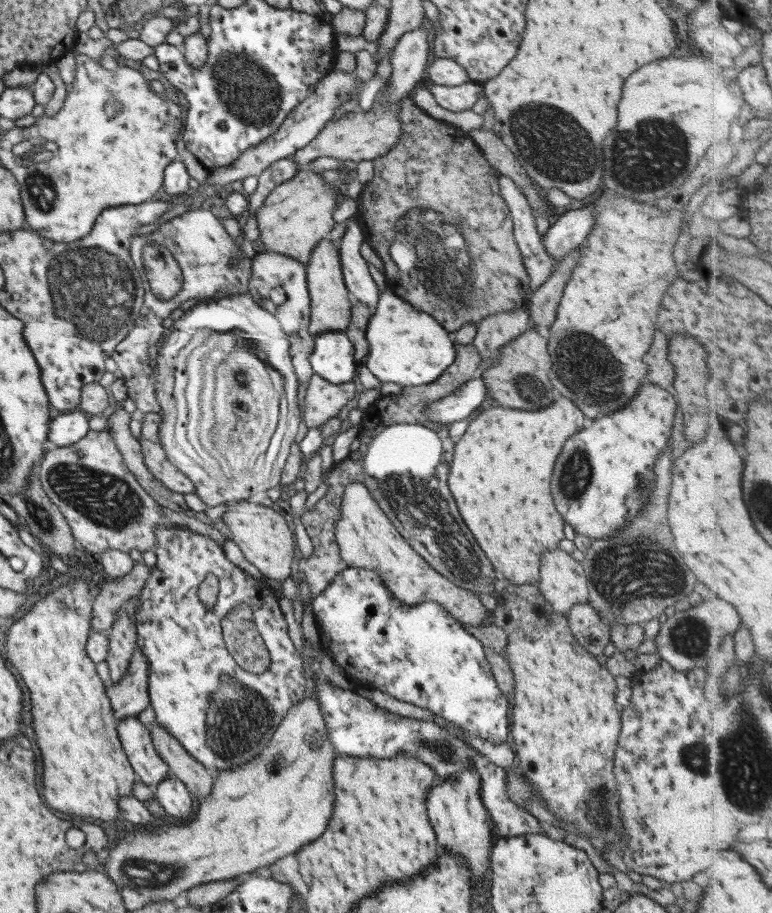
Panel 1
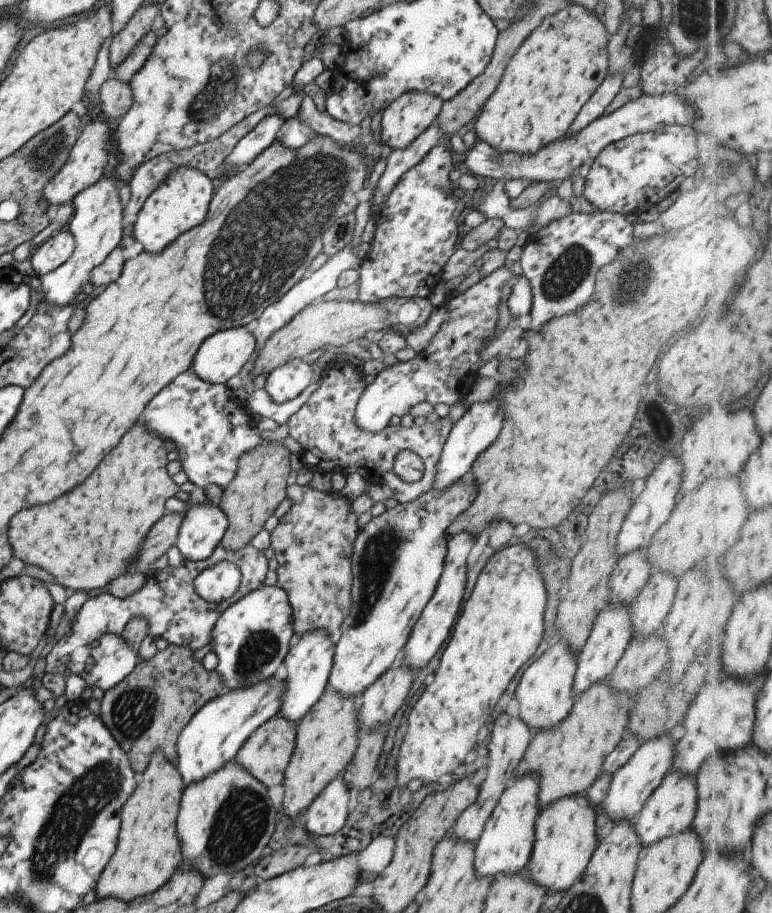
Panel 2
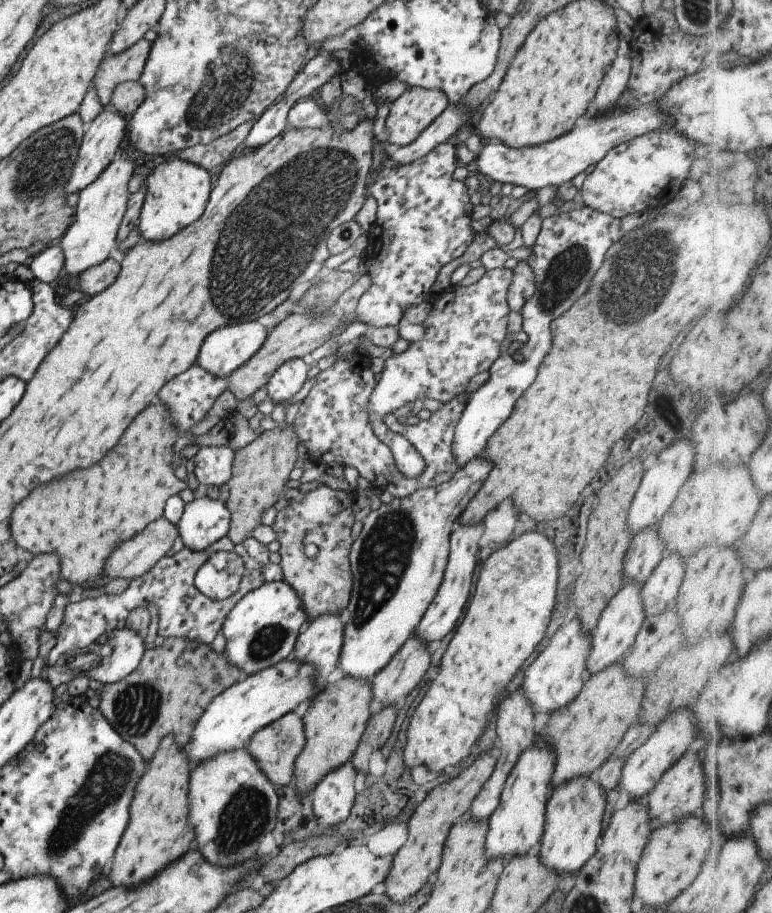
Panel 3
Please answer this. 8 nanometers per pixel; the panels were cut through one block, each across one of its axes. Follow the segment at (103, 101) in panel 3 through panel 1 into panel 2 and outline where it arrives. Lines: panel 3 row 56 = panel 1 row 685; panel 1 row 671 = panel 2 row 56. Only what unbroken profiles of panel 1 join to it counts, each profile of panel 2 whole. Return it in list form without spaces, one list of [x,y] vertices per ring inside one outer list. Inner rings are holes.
[[[153,30],[143,35],[139,42],[133,46],[131,52],[123,58],[123,62],[119,62],[119,66],[113,68],[109,78],[128,83],[147,60],[147,56],[149,56],[151,49],[155,46],[156,40],[157,37]]]

